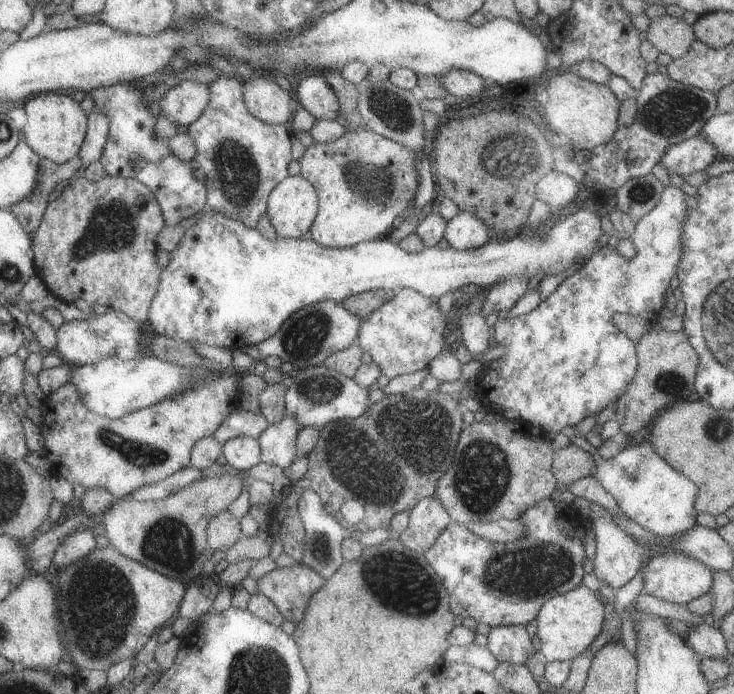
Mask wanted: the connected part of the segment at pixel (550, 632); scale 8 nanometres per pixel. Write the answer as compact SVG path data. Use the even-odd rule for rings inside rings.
M576 586L567 591L549 598L539 609L538 615L533 620L536 625L535 642L546 662L572 661L583 653L593 642L593 639L601 632L604 621L604 612L607 612L604 600L597 592L585 587Z

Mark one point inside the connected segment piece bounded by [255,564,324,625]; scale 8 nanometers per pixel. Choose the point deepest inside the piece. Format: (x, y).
(289, 588)

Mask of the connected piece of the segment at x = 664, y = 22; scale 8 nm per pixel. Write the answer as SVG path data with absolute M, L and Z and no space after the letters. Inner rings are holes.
M665 15L651 19L646 30L646 40L658 52L662 52L676 59L683 56L695 39L692 24L683 17Z

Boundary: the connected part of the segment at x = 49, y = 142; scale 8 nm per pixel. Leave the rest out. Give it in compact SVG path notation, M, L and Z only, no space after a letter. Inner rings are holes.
M55 91L31 96L19 105L26 114L26 122L21 133L27 146L29 146L40 159L49 159L56 165L60 165L76 156L86 133L86 116L83 110L79 108L78 102L75 102L69 94Z

